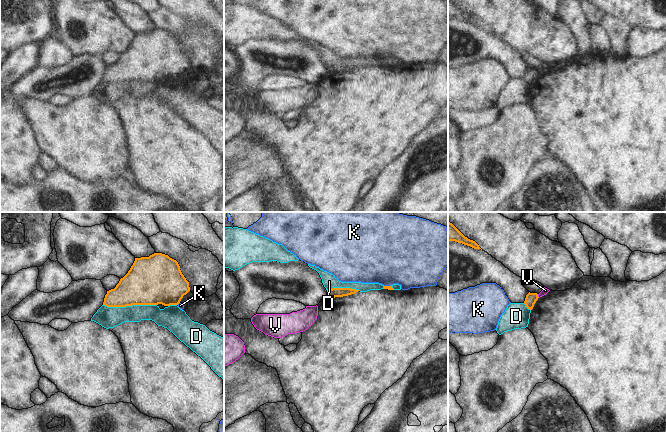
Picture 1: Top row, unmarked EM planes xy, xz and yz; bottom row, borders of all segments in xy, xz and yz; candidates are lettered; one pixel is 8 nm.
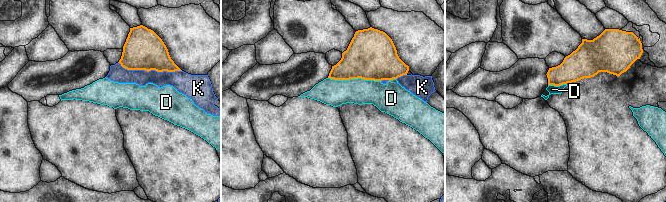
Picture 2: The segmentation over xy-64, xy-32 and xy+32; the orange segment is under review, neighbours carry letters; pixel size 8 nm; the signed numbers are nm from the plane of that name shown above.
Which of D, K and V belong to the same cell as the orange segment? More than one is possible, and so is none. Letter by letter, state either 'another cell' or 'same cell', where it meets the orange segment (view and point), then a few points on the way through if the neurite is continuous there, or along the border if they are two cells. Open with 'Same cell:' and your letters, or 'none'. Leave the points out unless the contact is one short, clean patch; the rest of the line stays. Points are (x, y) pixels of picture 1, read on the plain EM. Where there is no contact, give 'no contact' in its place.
Same cell: none
D: another cell; contact xy (130, 81)
K: another cell; contact xz (387, 62)
V: another cell; contact yz (537, 72); border yz (537, 70), (539, 73)

